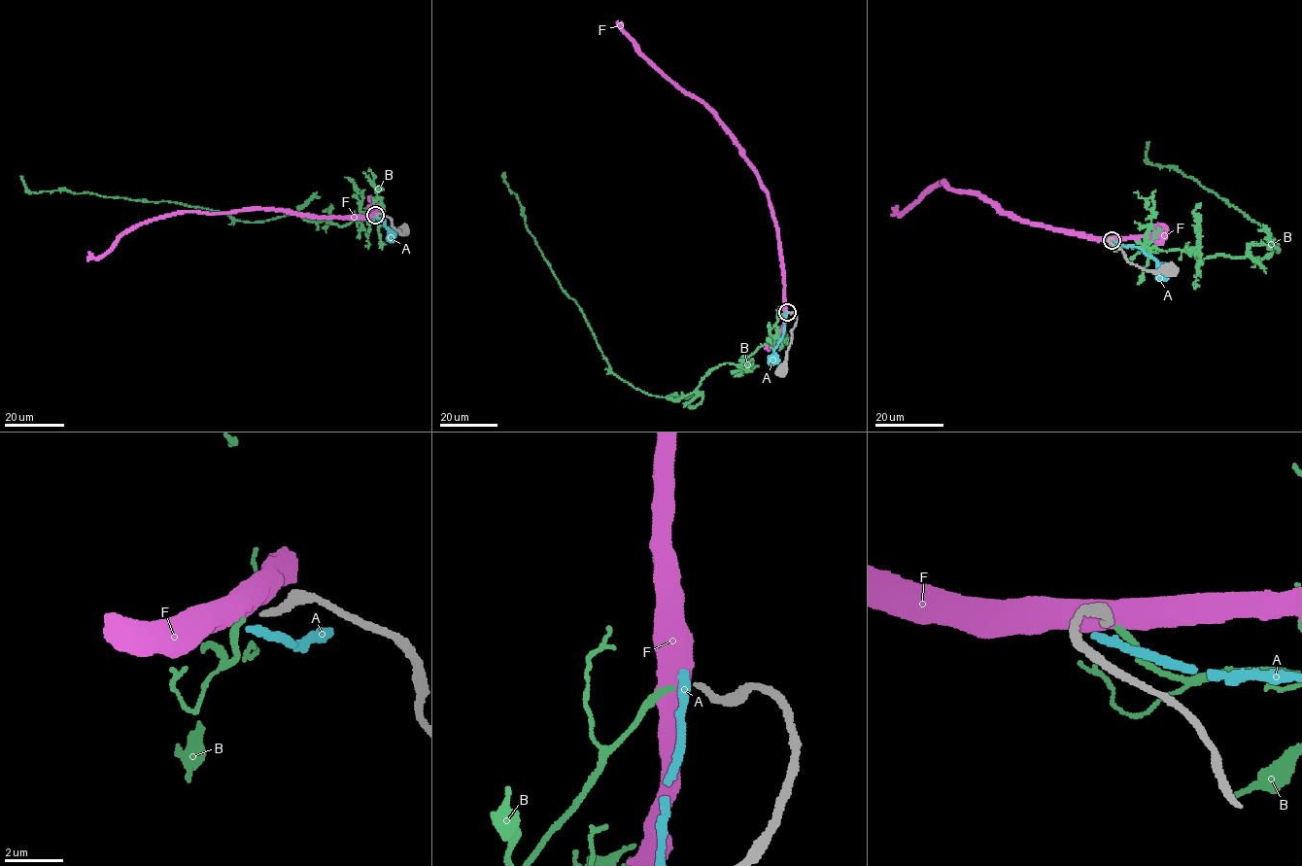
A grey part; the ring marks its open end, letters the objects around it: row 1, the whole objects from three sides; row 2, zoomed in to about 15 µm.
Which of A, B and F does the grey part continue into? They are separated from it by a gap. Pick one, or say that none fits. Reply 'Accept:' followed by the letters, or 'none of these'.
Accept: none of these

